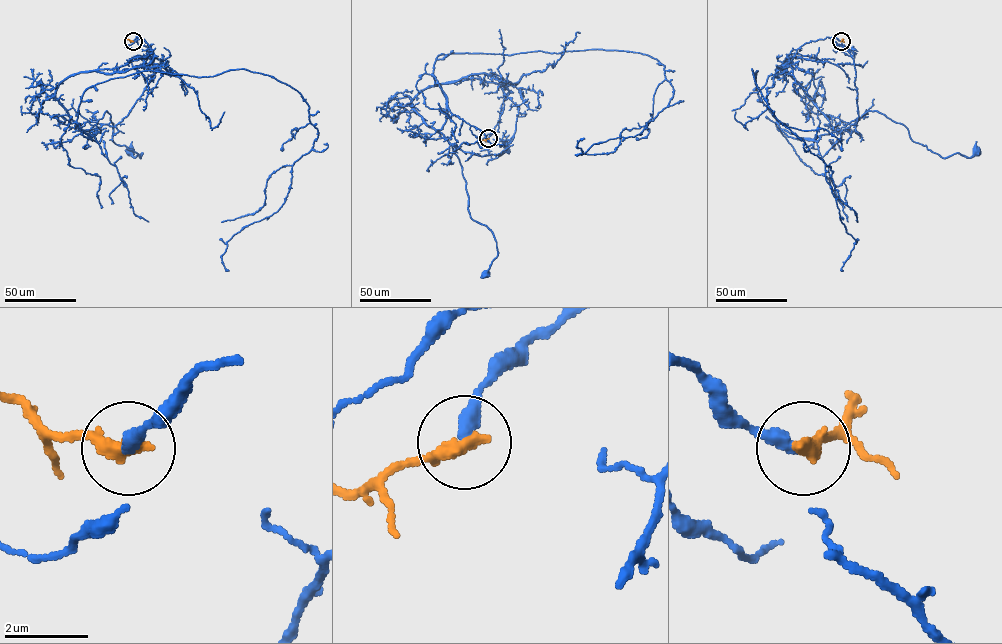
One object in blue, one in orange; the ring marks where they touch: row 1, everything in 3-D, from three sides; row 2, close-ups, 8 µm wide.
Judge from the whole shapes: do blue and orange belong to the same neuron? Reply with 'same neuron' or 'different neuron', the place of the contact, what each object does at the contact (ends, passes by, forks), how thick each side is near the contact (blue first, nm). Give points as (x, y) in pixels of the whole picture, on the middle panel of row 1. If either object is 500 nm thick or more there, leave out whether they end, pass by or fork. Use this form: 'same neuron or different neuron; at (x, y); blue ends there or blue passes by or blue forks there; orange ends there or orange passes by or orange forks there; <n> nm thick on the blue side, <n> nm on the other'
same neuron; at (488, 138); blue ends there; orange ends there; 360 nm thick on the blue side, 420 nm on the other

